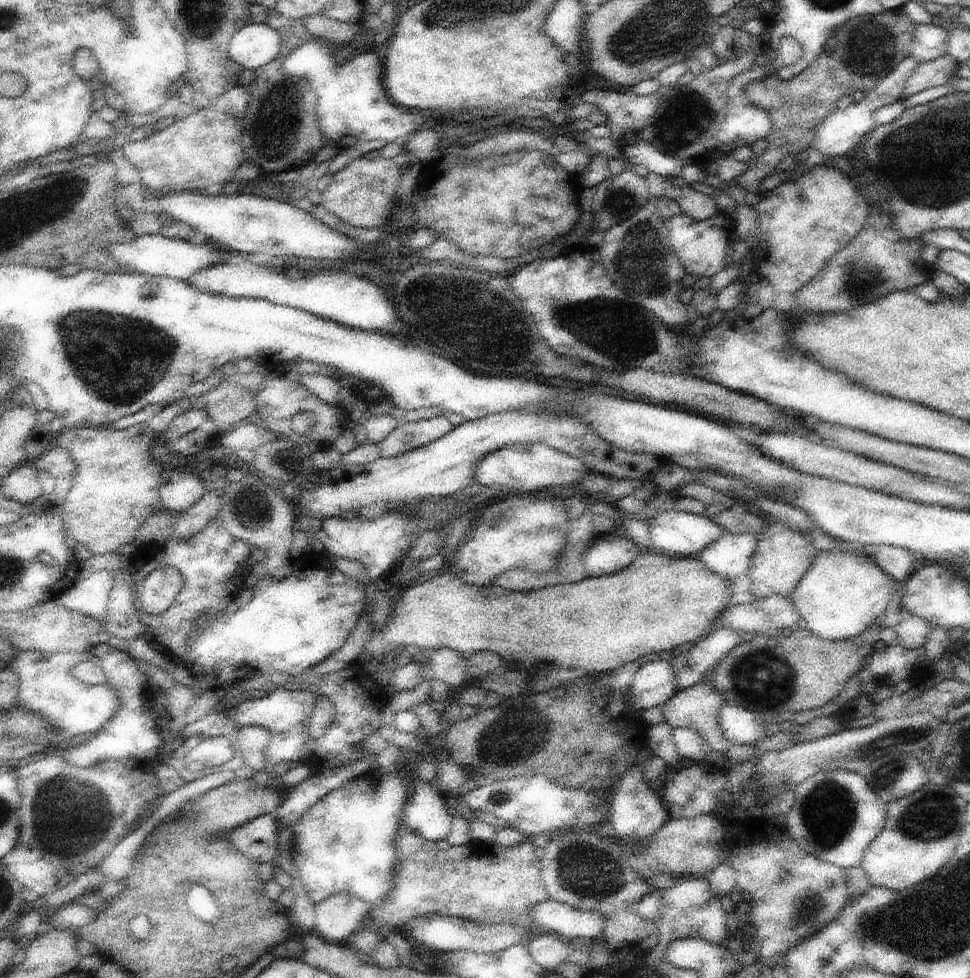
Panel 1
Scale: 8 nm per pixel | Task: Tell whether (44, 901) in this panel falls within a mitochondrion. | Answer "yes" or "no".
no

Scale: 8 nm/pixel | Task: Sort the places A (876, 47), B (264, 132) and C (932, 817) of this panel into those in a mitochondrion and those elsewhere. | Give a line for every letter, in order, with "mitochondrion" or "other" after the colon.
A: mitochondrion
B: mitochondrion
C: mitochondrion

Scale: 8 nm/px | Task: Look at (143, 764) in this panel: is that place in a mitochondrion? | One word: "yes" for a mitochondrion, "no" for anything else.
no

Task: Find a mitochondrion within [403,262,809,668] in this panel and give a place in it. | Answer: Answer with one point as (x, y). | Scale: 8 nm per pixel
(604, 320)

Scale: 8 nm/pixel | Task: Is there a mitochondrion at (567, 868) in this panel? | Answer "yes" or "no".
yes

